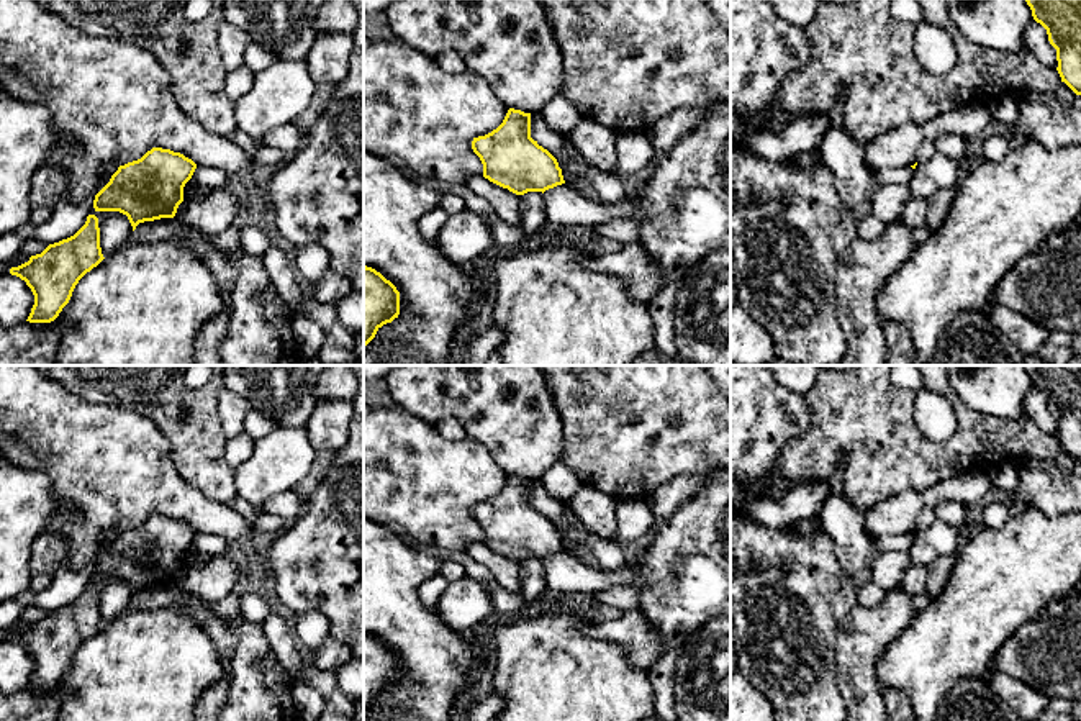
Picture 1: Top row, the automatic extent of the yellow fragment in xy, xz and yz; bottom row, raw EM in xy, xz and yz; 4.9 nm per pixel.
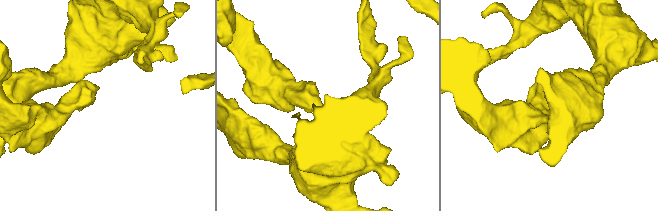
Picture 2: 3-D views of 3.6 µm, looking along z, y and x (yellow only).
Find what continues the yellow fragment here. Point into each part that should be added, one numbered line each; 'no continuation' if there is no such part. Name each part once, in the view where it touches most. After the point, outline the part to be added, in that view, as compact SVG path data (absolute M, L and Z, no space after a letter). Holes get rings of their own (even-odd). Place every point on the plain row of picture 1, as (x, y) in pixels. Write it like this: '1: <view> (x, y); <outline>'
no continuation

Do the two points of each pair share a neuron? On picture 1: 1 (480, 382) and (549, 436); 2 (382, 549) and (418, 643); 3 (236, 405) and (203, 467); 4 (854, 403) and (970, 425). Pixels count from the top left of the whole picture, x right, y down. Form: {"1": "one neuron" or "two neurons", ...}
{"1": "one neuron", "2": "one neuron", "3": "two neurons", "4": "one neuron"}

